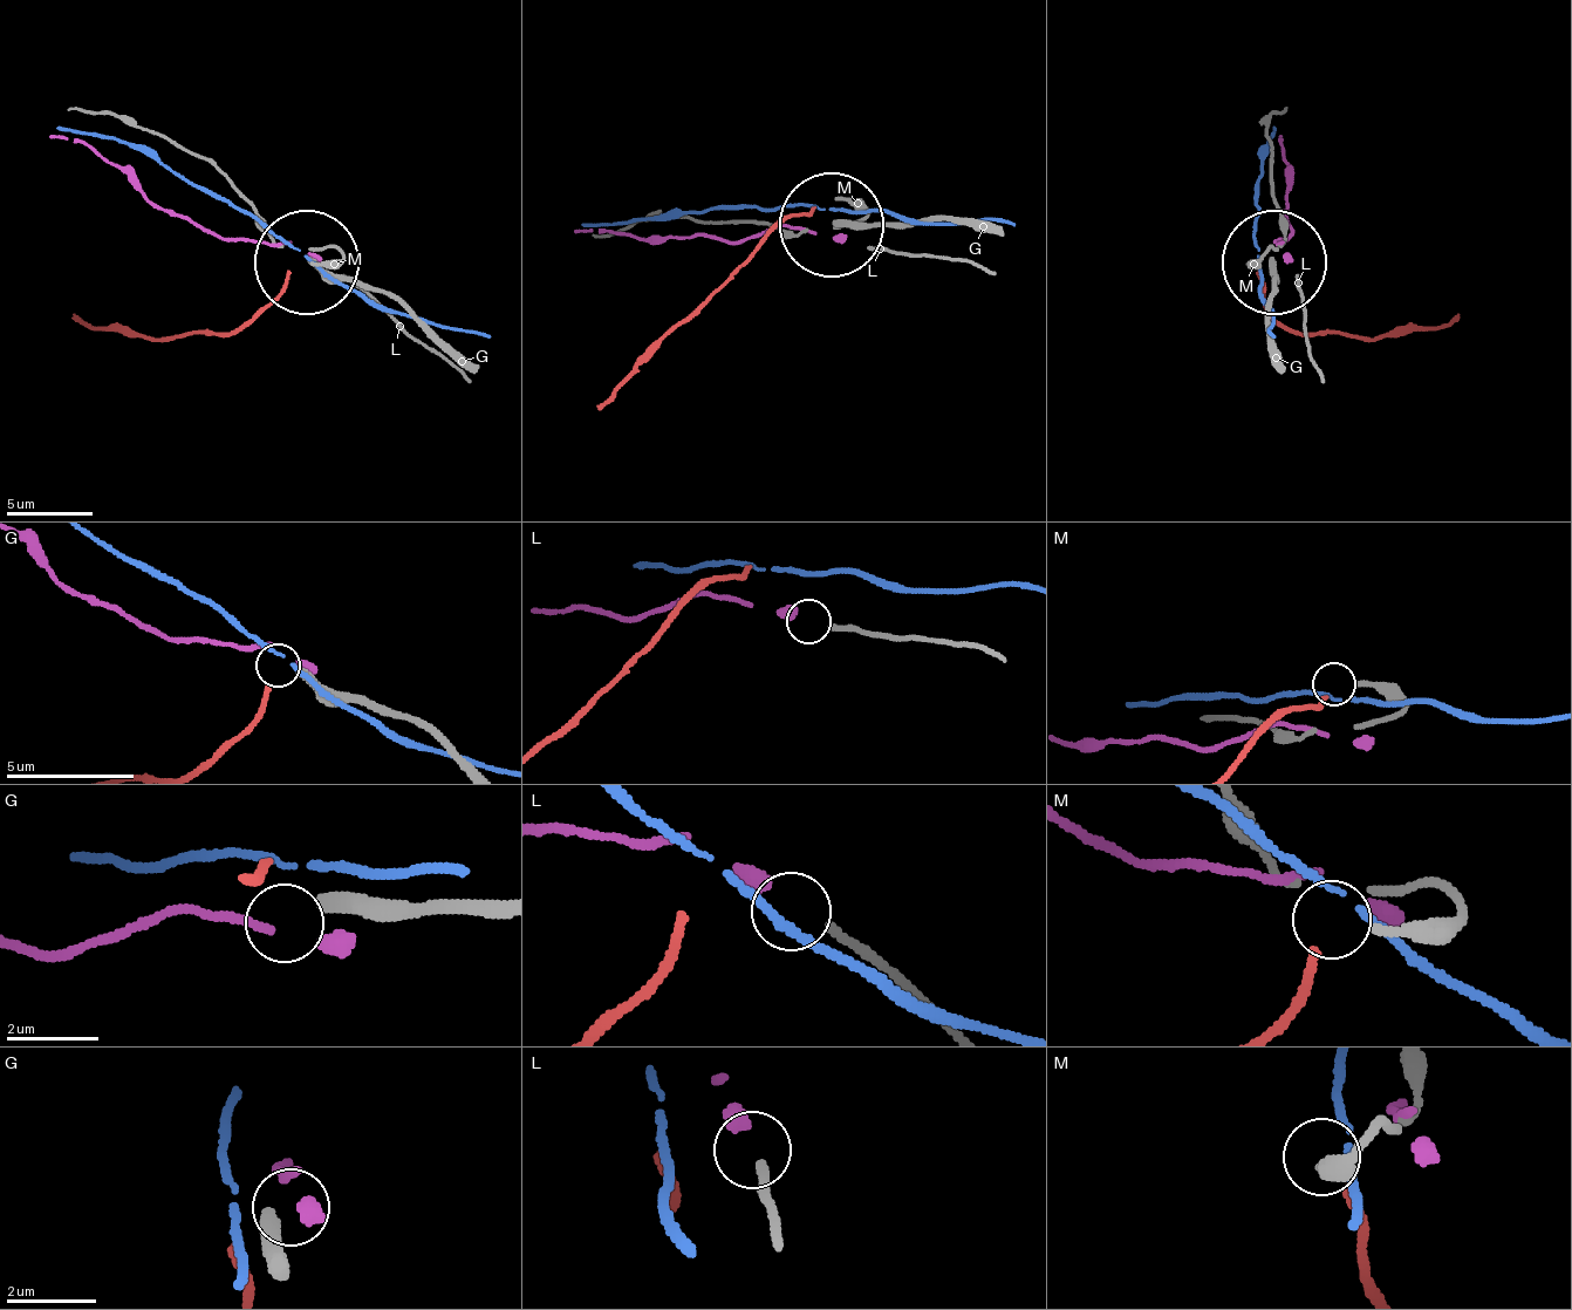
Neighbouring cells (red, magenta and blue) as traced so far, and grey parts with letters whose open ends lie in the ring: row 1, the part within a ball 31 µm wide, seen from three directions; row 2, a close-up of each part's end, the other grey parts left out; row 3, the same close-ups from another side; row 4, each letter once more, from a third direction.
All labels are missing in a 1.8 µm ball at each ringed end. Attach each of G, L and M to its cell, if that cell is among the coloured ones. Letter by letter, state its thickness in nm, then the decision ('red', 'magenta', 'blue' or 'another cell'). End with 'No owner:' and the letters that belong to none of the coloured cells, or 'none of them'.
G: 360 nm thick; another cell
L: 200 nm thick; magenta
M: 200 nm thick; red
No owner: G

